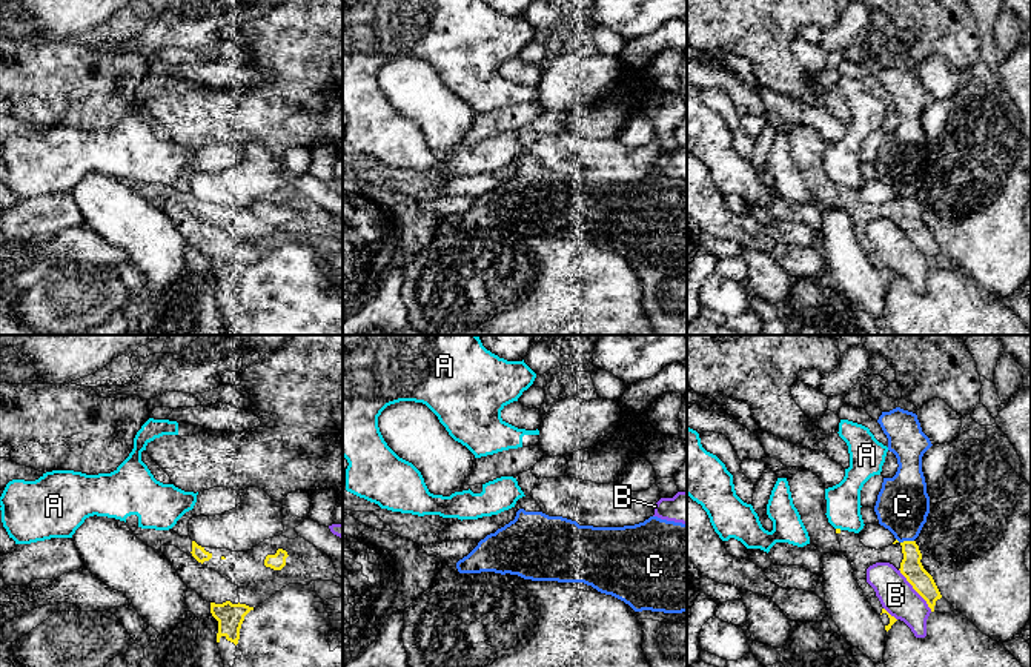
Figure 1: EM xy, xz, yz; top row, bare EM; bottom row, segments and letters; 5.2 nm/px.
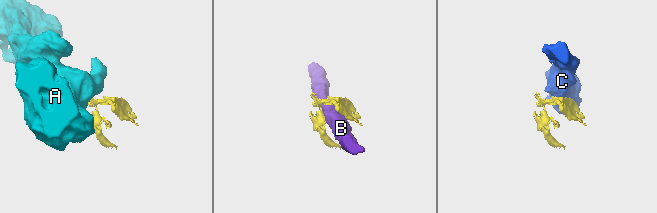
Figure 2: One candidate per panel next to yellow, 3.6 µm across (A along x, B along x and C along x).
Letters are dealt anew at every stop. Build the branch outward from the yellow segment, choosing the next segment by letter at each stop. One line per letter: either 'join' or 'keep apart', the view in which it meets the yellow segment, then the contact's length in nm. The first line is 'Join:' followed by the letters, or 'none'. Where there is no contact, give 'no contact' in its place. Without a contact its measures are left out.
Join: none
A: keep apart | yz | 30 nm
B: keep apart | yz | 280 nm
C: keep apart | yz | 100 nm

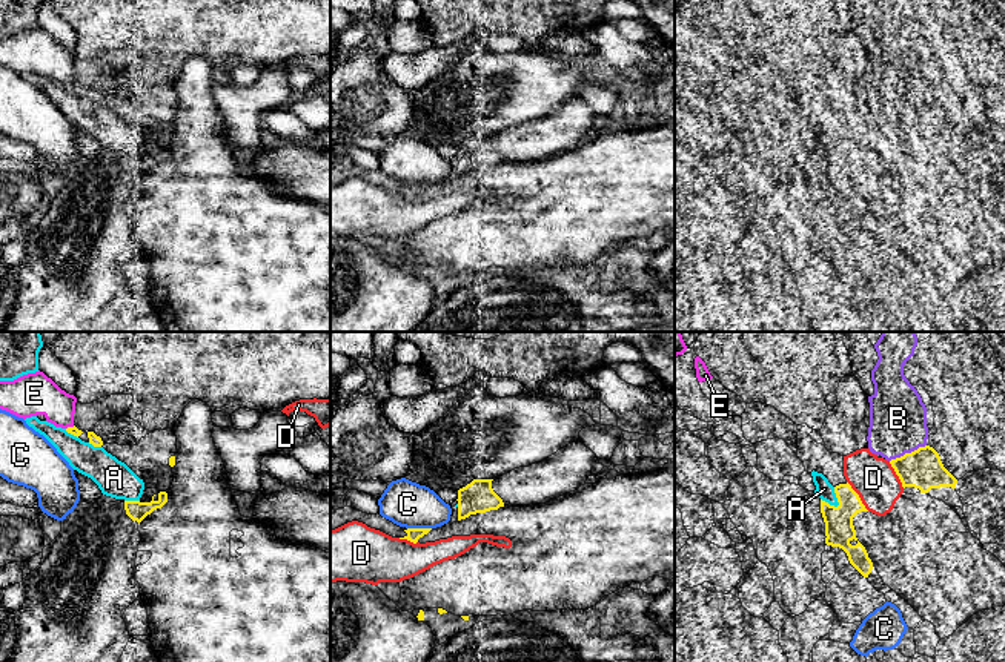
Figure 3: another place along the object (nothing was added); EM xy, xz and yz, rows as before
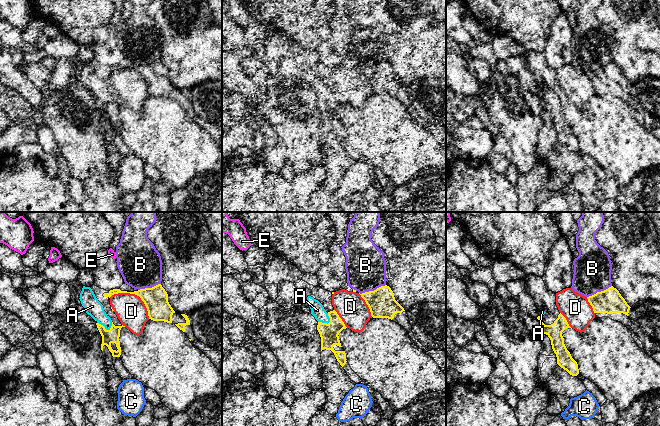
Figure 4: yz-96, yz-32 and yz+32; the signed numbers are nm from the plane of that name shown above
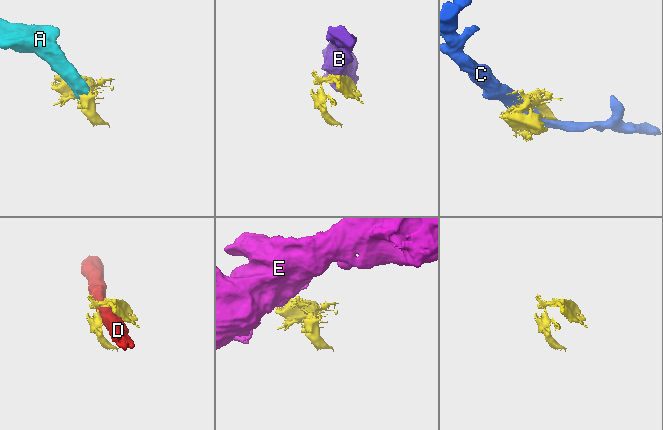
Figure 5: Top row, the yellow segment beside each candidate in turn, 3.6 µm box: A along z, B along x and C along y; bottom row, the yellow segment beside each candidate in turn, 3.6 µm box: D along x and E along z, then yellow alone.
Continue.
Join: A
A: join | yz | 110 nm
B: keep apart | yz | 220 nm
C: keep apart | xz | 130 nm
D: keep apart | yz | 200 nm
E: keep apart | xy | 50 nm

